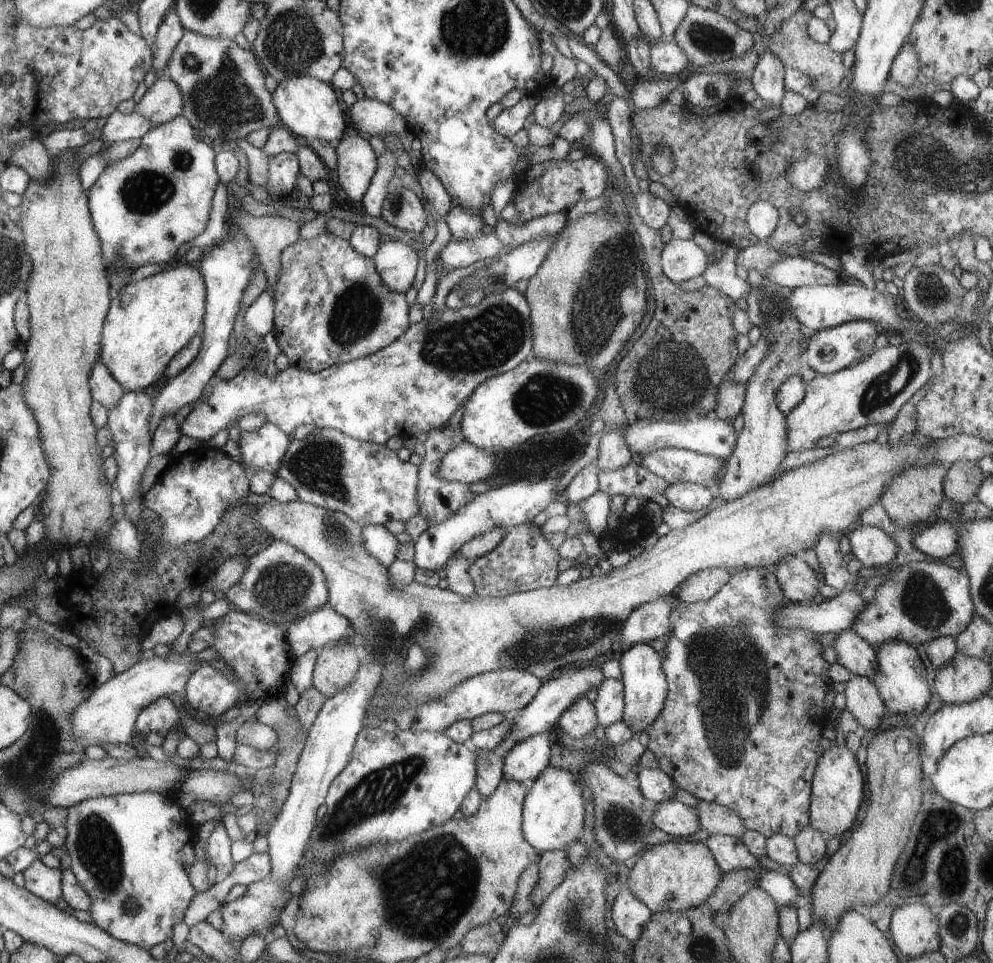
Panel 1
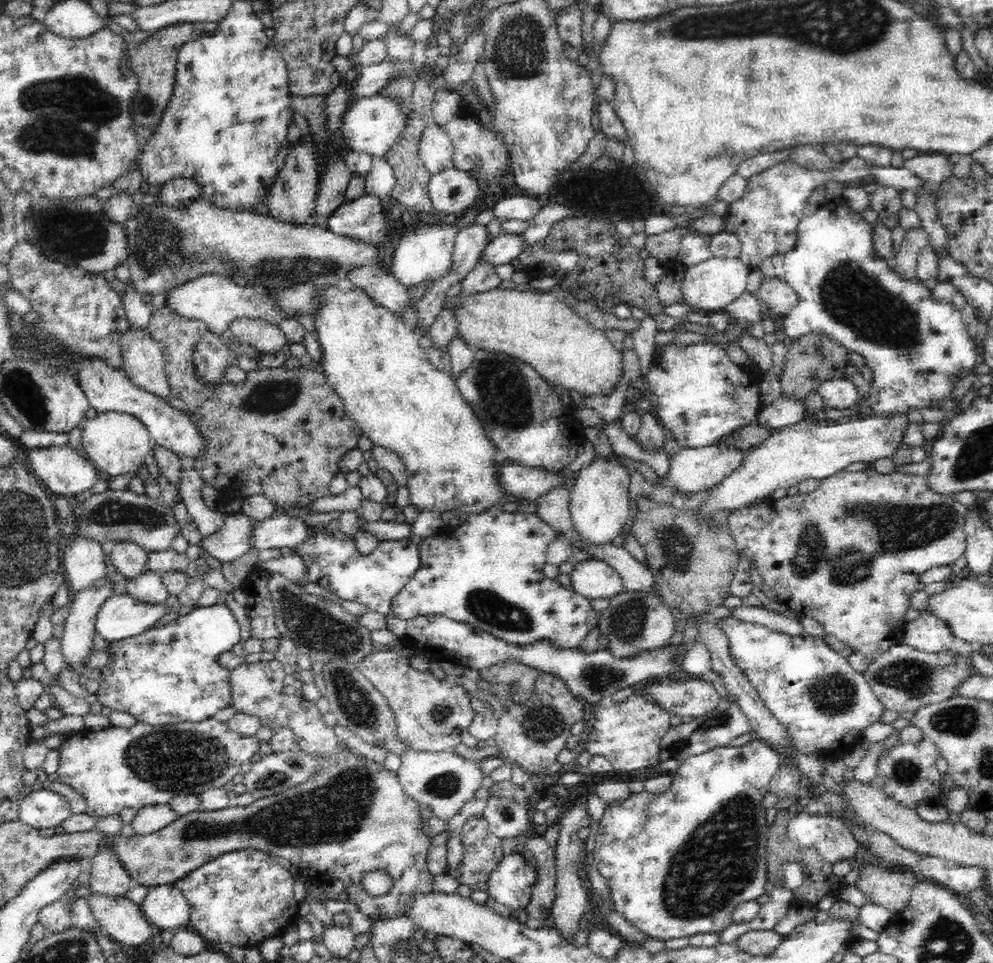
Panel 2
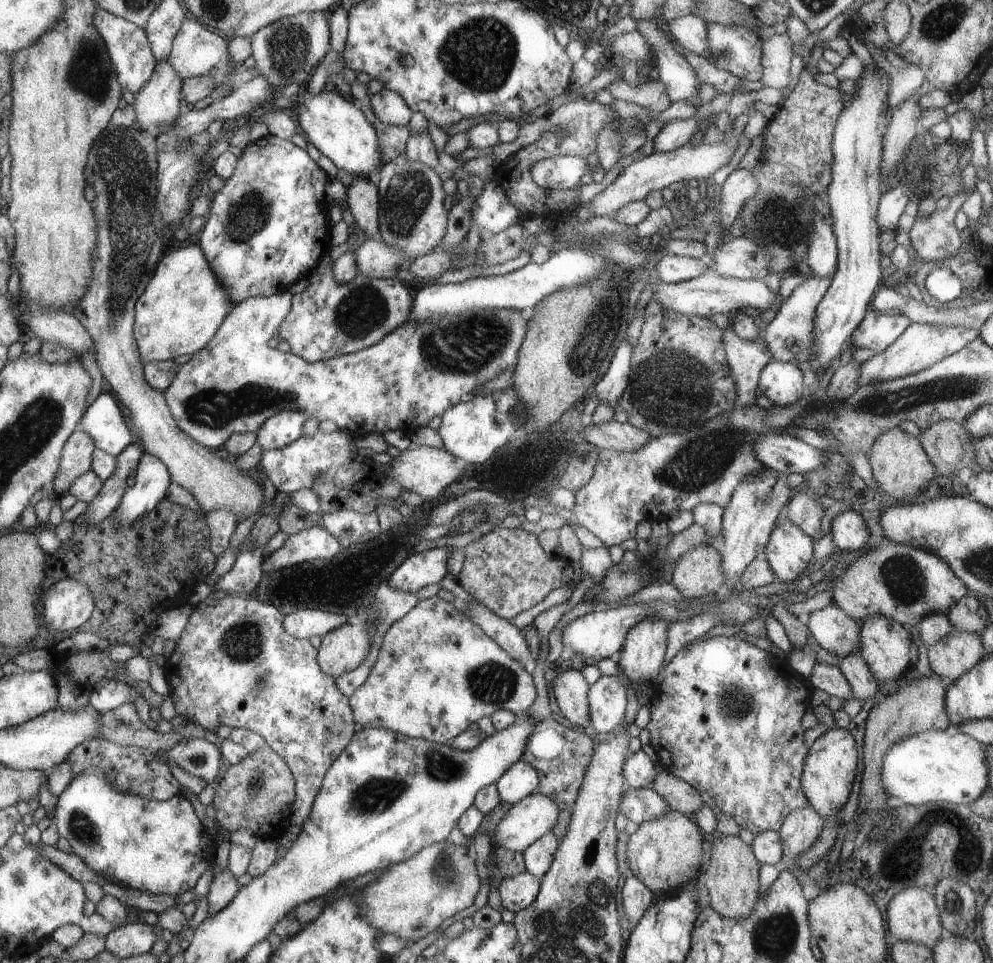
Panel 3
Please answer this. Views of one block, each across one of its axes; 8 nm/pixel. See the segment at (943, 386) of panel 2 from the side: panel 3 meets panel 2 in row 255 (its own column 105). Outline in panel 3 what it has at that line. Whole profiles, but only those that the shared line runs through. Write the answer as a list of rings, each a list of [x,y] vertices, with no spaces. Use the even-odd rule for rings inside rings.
[[[89,769],[86,773],[75,777],[57,799],[58,802],[56,802],[56,809],[53,813],[54,820],[52,822],[56,826],[60,837],[65,838],[70,843],[72,850],[74,850],[73,854],[77,855],[93,872],[96,872],[103,878],[109,879],[113,883],[117,883],[120,887],[133,889],[134,891],[145,891],[152,895],[173,895],[177,897],[194,889],[200,876],[205,874],[206,870],[214,865],[216,849],[218,847],[217,838],[207,832],[206,828],[203,827],[203,823],[200,822],[200,818],[196,816],[192,804],[181,795],[175,795],[166,801],[156,801],[120,793],[107,782],[105,775],[99,769]]]

